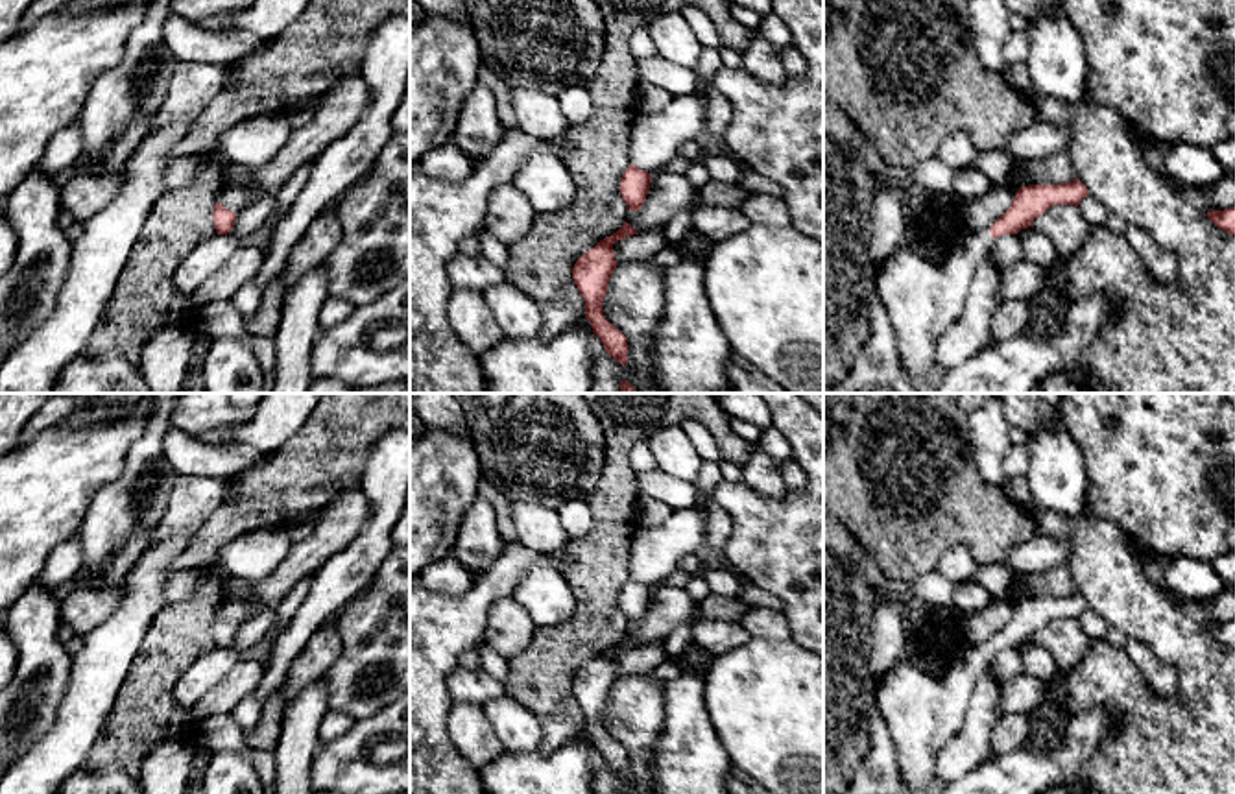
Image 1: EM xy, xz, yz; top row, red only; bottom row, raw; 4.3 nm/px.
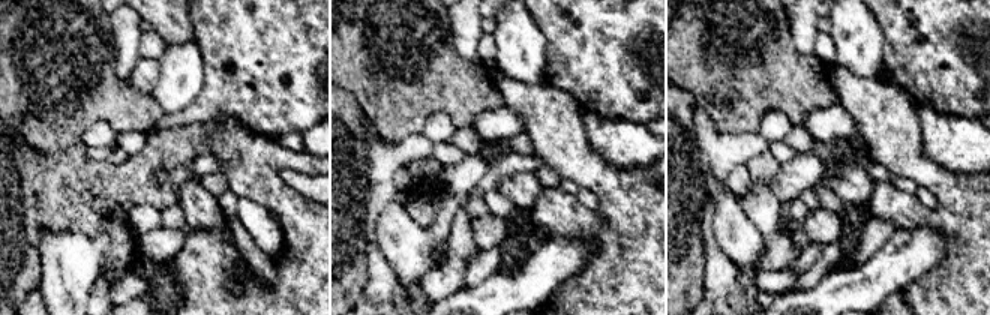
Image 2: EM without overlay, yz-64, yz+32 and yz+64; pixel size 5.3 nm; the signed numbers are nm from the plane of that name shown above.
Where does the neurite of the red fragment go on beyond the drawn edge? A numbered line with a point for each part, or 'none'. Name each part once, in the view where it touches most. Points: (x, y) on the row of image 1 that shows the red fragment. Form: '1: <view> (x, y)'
1: yz (923, 300)

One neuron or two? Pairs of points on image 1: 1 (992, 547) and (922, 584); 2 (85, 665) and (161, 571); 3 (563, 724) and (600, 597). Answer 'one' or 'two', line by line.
1: two
2: one
3: one

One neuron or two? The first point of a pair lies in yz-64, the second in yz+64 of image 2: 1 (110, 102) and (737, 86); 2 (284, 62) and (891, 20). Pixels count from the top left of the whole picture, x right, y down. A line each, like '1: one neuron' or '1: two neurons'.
1: one neuron
2: one neuron

